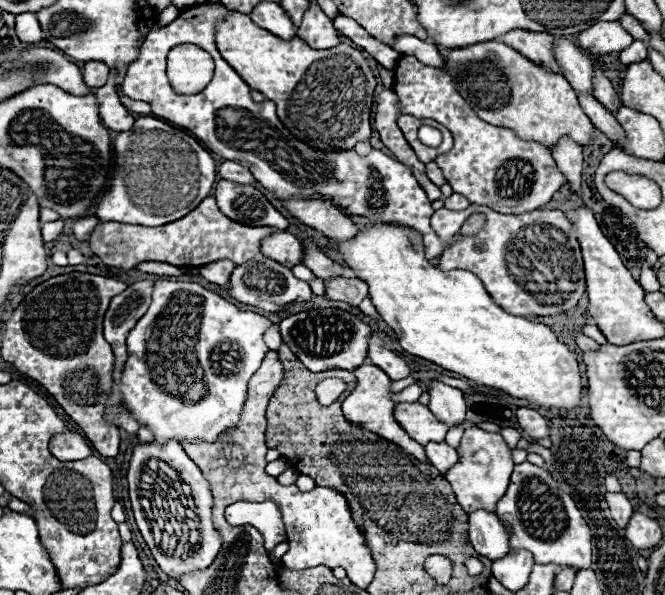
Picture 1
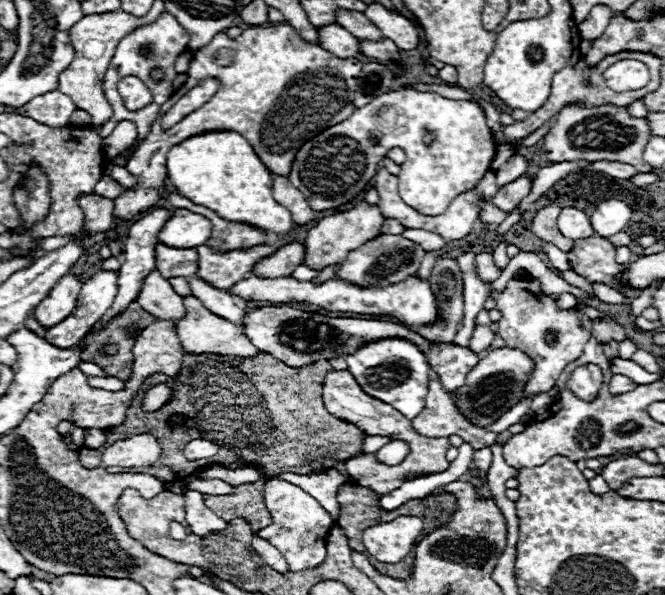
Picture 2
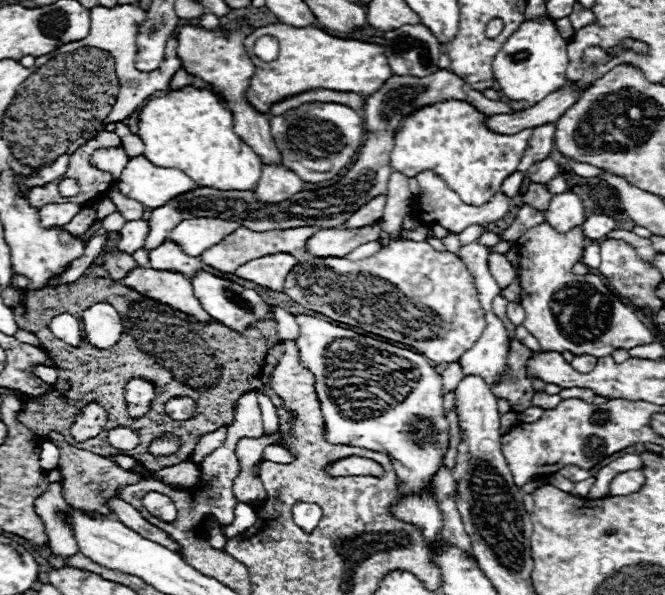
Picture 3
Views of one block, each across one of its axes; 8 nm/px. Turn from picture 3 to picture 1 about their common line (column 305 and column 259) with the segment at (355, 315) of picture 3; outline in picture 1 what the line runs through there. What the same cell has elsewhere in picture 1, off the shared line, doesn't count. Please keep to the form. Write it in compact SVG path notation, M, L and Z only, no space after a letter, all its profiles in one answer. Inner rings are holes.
M258 256L258 260L250 260L234 268L232 278L230 278L230 296L242 304L258 306L268 312L282 312L292 304L308 302L312 298L312 290L310 290L310 284L304 280L298 280L290 268L266 256Z

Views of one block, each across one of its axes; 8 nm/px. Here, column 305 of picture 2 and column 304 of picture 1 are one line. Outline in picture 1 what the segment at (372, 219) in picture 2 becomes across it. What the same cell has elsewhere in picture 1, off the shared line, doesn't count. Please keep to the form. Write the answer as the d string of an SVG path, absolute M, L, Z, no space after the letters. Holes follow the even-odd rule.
M304 240L304 248L306 248L304 264L306 264L318 278L330 280L330 278L336 278L336 276L342 276L342 274L344 274L344 266L336 264L336 262L330 260L324 252L320 252L314 242Z

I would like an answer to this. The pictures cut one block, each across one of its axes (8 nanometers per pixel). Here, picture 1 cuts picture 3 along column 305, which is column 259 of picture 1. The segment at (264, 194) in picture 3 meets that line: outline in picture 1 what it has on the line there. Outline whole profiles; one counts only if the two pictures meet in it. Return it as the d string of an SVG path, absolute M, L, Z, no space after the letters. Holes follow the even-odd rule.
M222 162L220 168L218 168L218 174L220 174L224 180L230 180L230 182L236 182L236 184L246 184L246 186L260 188L260 184L258 184L256 178L252 176L252 172L250 172L248 168L244 168L242 164L238 164L238 162Z

